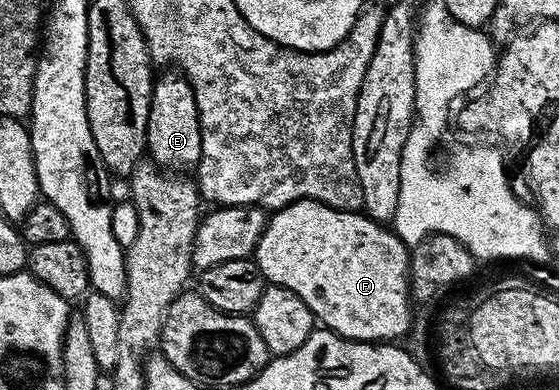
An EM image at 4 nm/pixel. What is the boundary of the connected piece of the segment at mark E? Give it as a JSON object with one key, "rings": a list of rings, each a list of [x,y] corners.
{"rings":[[[167,69],[155,77],[148,108],[146,148],[149,161],[171,172],[189,171],[186,170],[189,166],[190,169],[197,167],[202,159],[202,129],[198,119],[196,96],[185,74],[177,69]]]}

